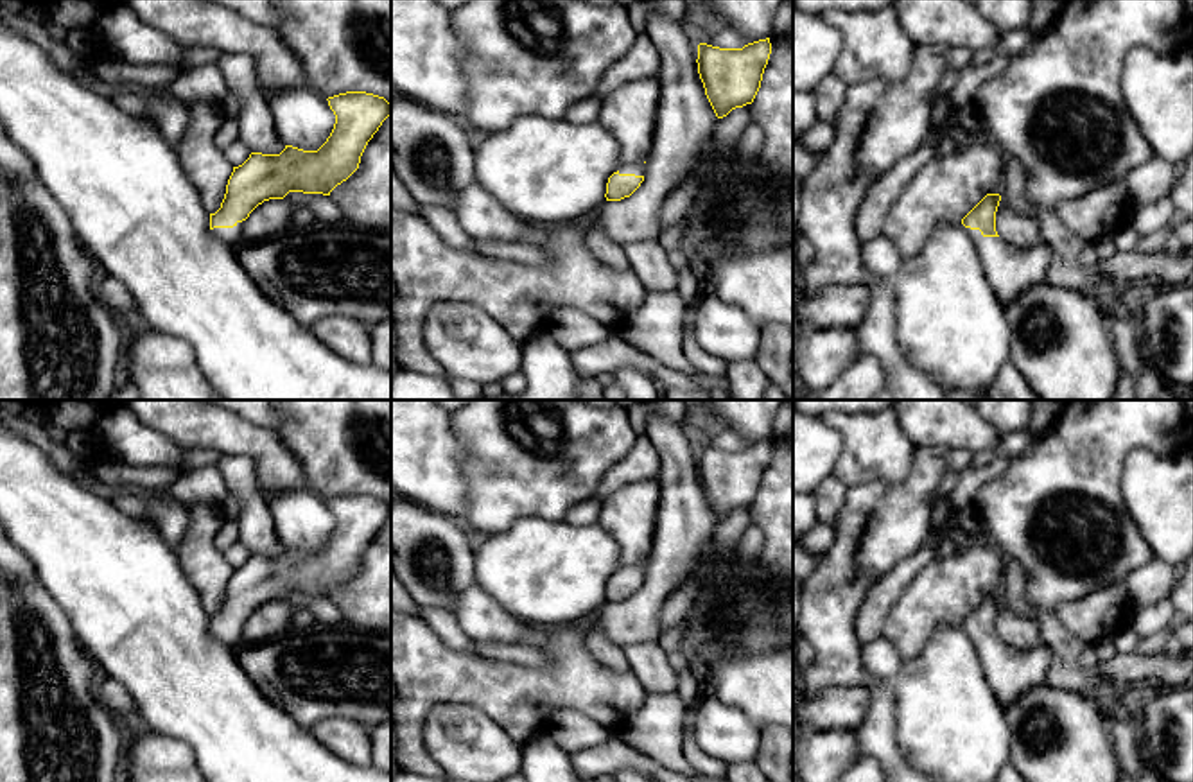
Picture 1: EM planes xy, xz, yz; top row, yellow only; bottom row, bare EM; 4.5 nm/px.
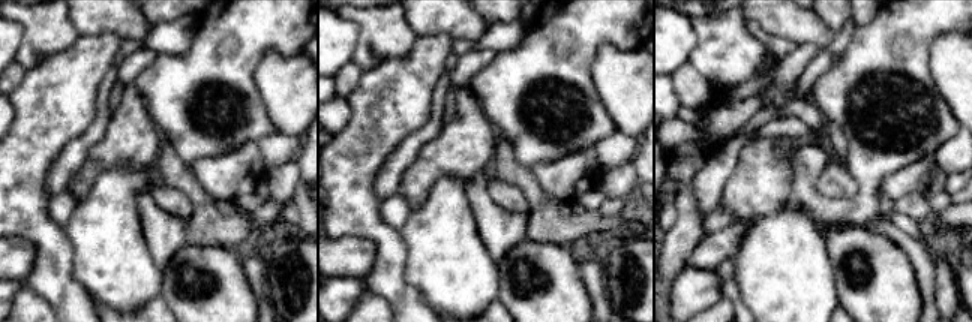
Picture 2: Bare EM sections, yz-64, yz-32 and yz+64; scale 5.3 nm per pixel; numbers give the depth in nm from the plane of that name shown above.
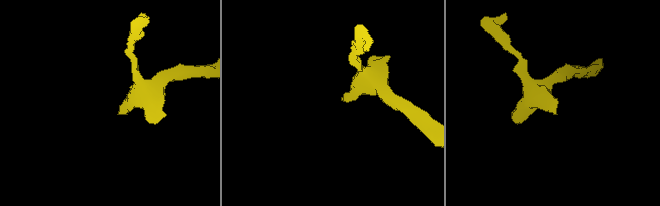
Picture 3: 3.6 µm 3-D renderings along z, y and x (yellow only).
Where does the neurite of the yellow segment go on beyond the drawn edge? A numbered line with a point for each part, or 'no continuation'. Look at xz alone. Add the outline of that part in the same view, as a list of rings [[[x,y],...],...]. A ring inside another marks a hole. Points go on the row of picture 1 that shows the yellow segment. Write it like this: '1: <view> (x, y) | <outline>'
1: xz (639, 169) | [[[644,161],[624,163],[624,165],[619,169],[619,174],[644,176],[644,174],[646,174],[646,163],[644,163]]]

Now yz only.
1: yz (1009, 269) | [[[965,228],[965,231],[1003,308],[1026,287],[1044,280],[1053,255],[1044,240],[1023,249],[1001,237],[983,237],[980,230]]]

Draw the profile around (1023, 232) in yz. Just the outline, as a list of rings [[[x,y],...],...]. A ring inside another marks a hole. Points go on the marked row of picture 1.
[[[1003,201],[996,212],[996,231],[1008,244],[1023,249],[1035,248],[1042,240],[1039,224],[1032,217],[1015,213]]]

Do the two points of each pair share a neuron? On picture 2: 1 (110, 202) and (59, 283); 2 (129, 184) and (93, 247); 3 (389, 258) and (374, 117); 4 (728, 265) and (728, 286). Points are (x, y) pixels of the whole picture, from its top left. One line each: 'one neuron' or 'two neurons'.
1: two neurons
2: one neuron
3: one neuron
4: one neuron

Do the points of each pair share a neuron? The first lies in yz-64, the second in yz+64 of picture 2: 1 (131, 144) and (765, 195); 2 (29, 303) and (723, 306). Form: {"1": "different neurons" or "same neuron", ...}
{"1": "same neuron", "2": "same neuron"}

